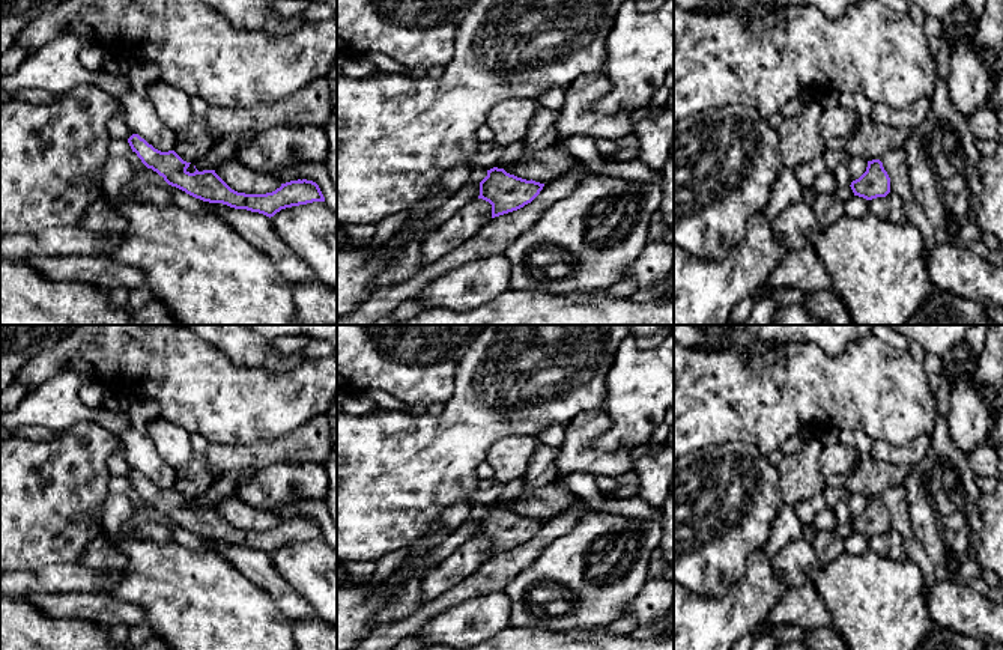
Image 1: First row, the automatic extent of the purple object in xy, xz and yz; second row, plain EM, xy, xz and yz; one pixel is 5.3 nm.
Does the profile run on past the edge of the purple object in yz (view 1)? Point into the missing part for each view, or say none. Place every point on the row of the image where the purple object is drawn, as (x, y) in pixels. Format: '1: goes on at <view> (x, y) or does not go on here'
1: does not go on here

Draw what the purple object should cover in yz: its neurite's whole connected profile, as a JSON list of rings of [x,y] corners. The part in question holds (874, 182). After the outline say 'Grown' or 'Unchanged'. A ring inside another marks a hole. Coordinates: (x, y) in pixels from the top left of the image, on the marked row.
[[[880,159],[868,161],[866,172],[851,182],[854,196],[872,200],[886,197],[890,193],[890,178]]]. Unchanged

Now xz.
[[[493,167],[480,182],[480,196],[492,205],[492,218],[517,211],[531,203],[543,190],[544,184],[526,181]]]. Unchanged

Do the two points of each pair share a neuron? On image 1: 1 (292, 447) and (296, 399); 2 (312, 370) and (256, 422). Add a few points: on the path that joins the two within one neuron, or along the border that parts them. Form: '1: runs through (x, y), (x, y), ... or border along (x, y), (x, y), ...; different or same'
1: border along (321, 414), (280, 437), (260, 443); different
2: runs through (298, 384), (278, 403), (269, 408); same

